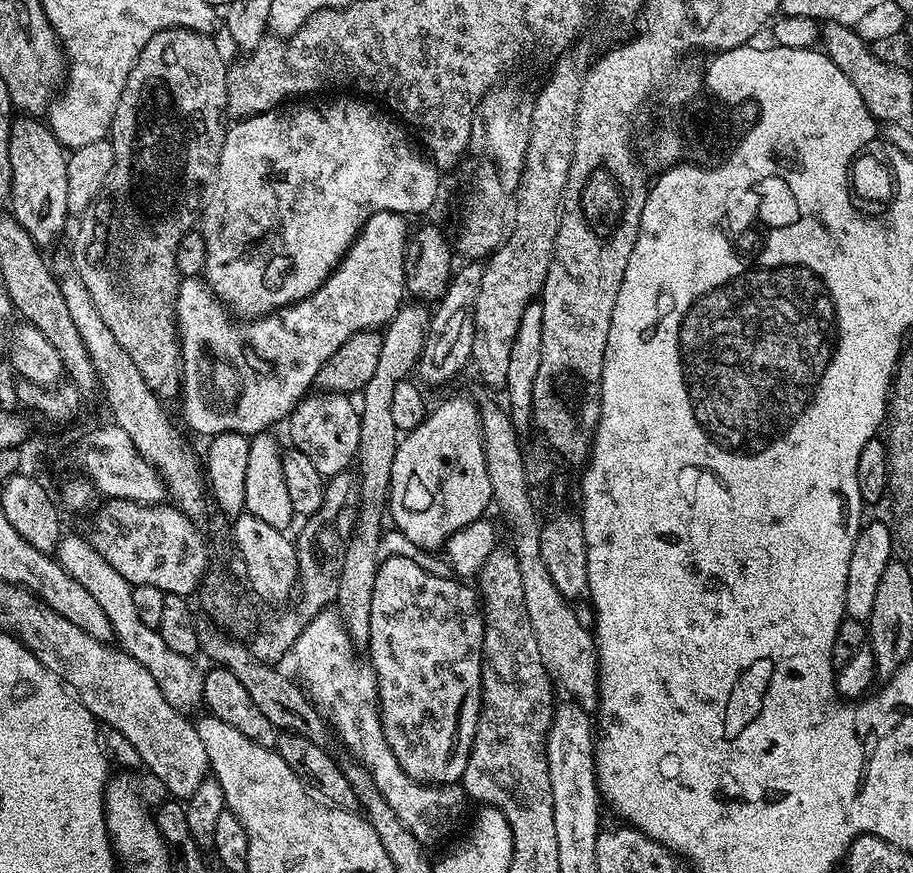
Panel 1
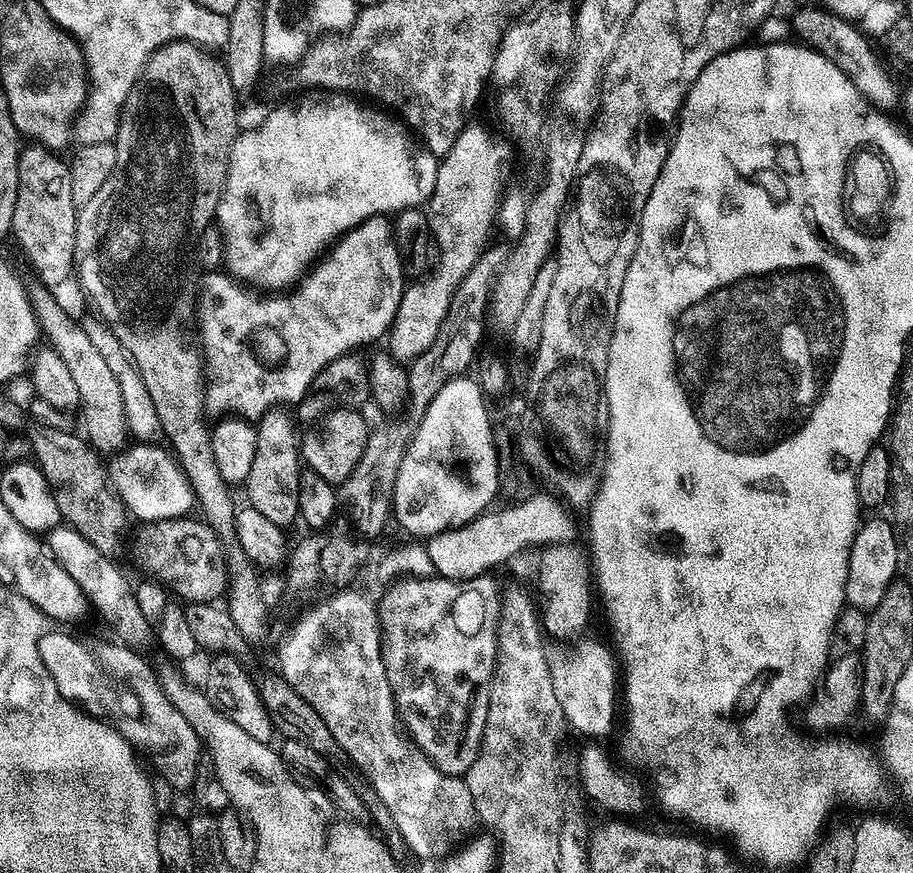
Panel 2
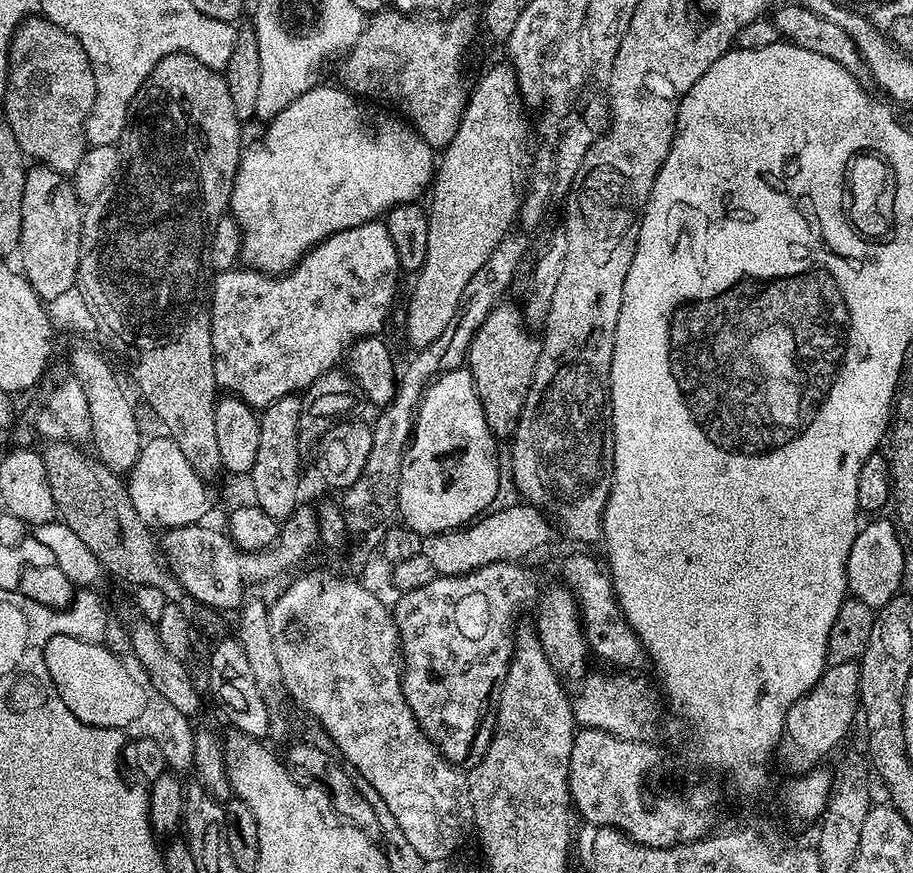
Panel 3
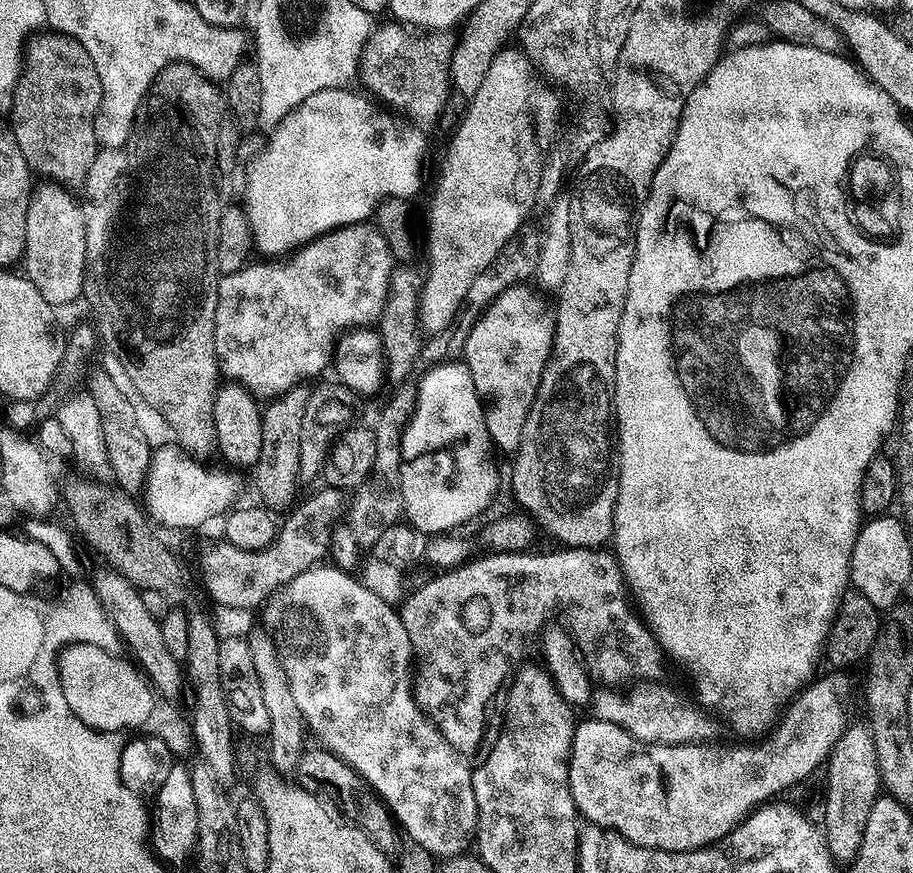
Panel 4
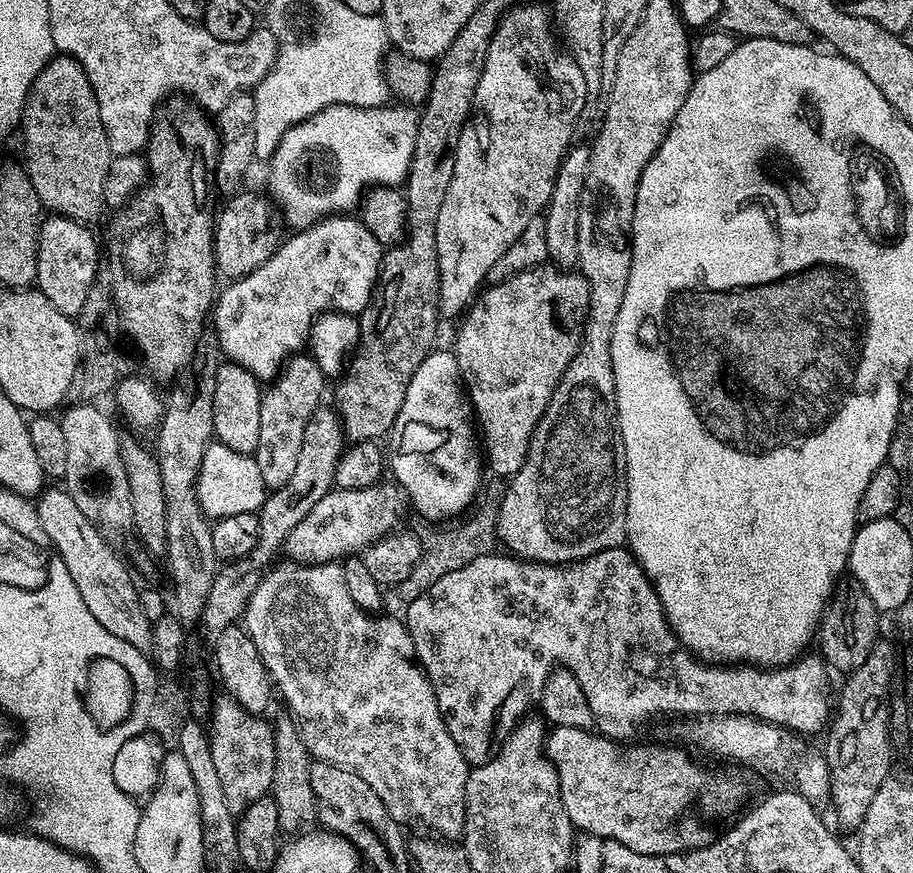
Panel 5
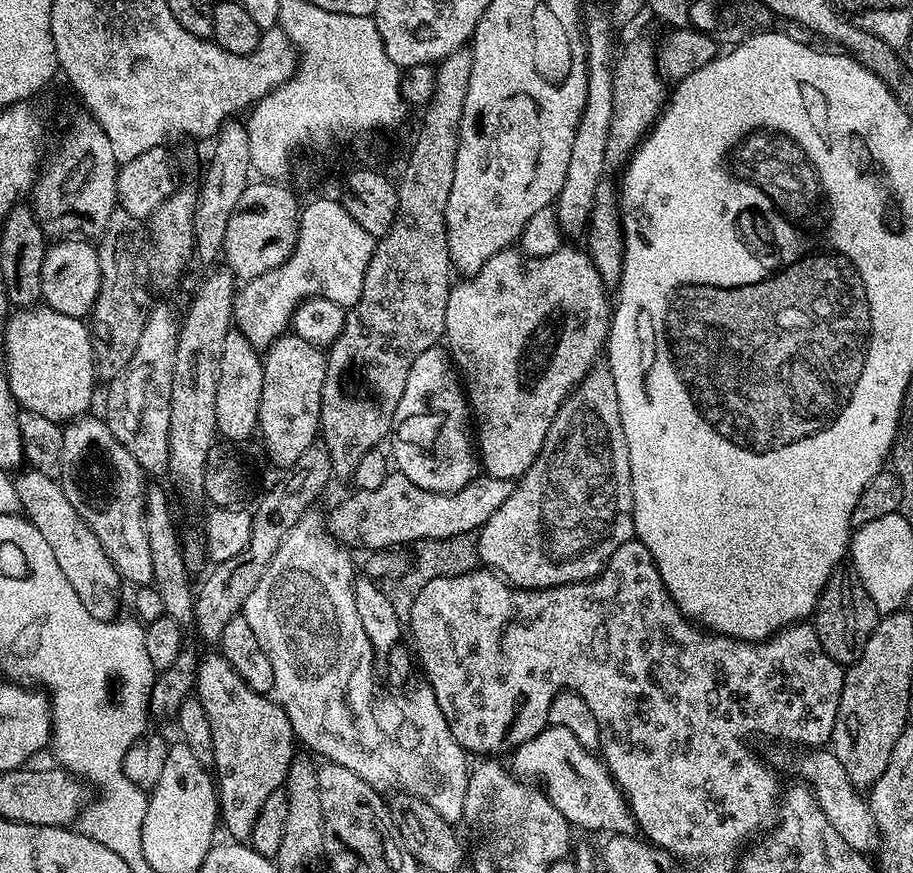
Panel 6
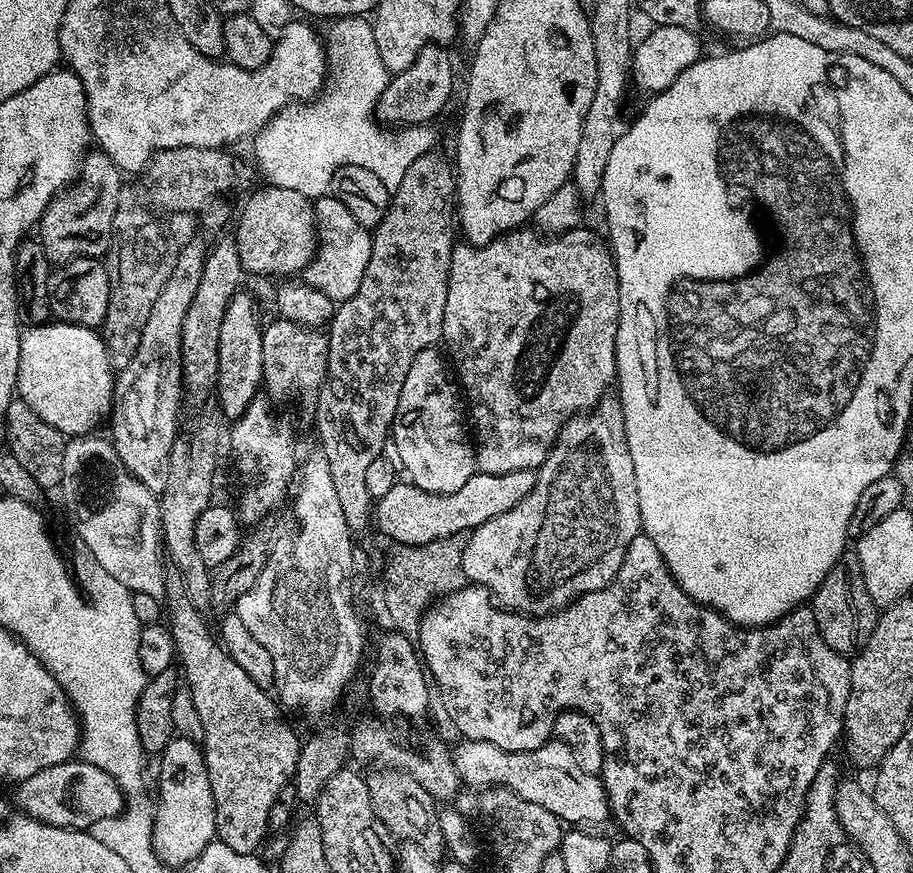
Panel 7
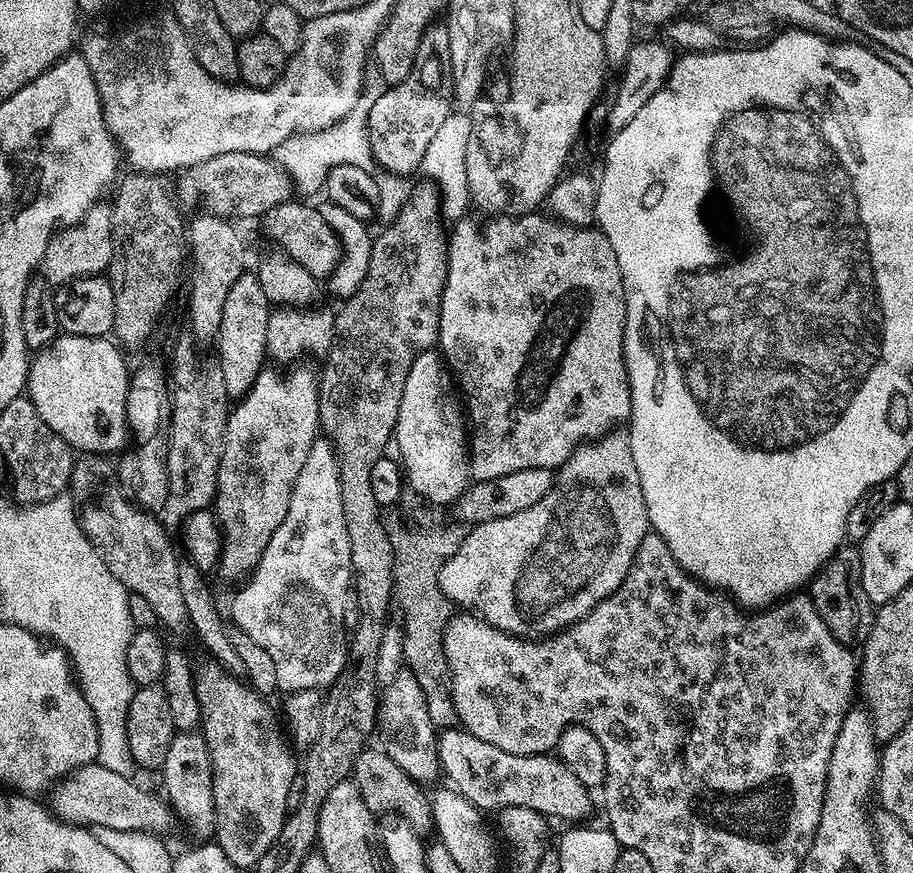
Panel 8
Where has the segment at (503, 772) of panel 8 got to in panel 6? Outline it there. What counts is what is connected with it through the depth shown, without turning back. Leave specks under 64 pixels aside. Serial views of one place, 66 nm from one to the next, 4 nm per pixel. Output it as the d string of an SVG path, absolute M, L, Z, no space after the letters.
M546 726L533 740L515 749L510 759L510 768L515 775L528 782L542 782L544 793L554 806L558 806L569 825L603 834L632 834L637 831L628 801L613 782L603 759L595 751L582 747L570 730Z

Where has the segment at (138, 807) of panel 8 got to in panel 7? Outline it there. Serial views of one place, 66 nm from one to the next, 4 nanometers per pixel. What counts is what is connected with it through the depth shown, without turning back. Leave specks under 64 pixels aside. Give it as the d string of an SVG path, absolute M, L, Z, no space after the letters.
M73 758L58 766L43 768L38 774L20 781L15 785L15 807L43 824L59 828L91 830L103 819L114 818L124 810L124 792L106 774L104 770L93 764L87 764L82 758Z

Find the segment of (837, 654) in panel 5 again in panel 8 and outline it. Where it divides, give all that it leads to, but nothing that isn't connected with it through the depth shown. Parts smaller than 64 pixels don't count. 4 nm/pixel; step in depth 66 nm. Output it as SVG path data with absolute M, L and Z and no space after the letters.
M841 546L831 553L828 561L812 577L810 595L818 614L822 614L822 622L826 622L826 630L830 630L830 634L834 634L838 642L849 646L863 645L872 629L874 606L866 598L866 590L862 590L862 558L859 547Z

